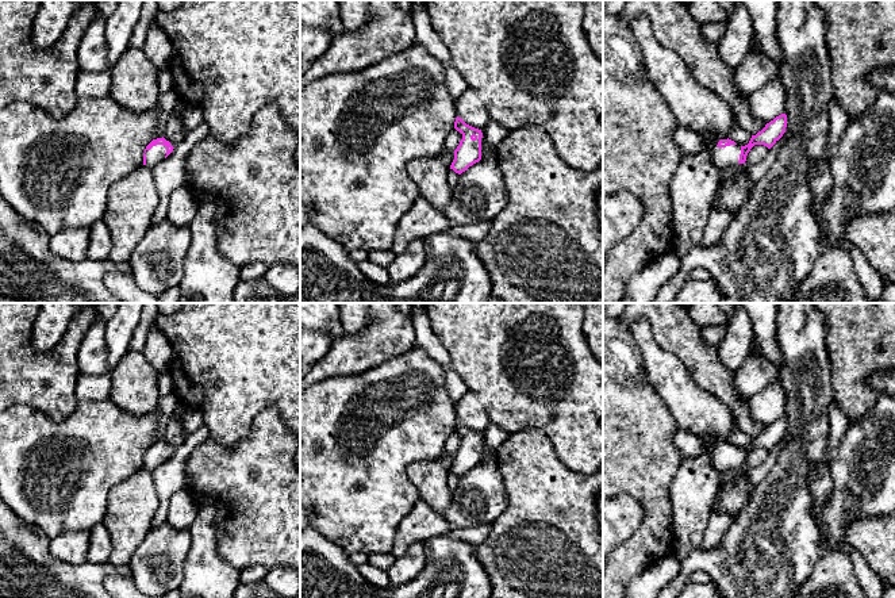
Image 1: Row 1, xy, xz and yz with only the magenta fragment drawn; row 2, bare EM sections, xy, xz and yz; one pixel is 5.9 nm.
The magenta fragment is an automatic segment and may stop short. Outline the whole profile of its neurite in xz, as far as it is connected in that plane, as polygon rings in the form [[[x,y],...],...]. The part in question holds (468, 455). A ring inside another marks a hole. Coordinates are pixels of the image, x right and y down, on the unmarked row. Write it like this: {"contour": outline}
{"contour": [[[456,421],[454,432],[462,437],[462,442],[454,455],[446,459],[446,467],[456,476],[461,478],[469,469],[481,463],[483,436],[466,428],[461,421]]]}

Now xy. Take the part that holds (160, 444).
{"contour": [[[164,440],[153,442],[145,452],[143,468],[147,471],[154,471],[158,465],[166,461],[172,455],[173,449]]]}

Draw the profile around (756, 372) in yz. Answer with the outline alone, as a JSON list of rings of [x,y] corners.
[[[749,354],[733,383],[738,394],[749,399],[775,380],[777,380],[777,368],[764,357]]]

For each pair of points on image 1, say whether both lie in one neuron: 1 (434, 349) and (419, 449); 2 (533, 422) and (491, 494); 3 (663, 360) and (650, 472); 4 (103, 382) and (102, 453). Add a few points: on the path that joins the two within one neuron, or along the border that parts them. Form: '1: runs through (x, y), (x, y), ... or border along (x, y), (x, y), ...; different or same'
1: border along (415, 345), (446, 368); different
2: border along (495, 462), (509, 498), (506, 508); different
3: border along (641, 367), (645, 380), (667, 406), (675, 421); different
4: border along (108, 398), (79, 401); different

